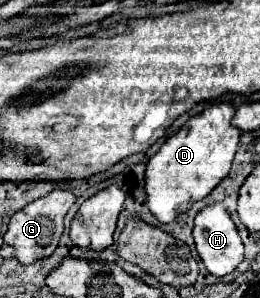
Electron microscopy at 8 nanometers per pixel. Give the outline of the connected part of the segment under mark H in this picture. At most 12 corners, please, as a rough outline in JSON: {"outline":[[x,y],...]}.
{"outline":[[220,203],[194,219],[194,243],[214,277],[244,259],[234,221]]}

